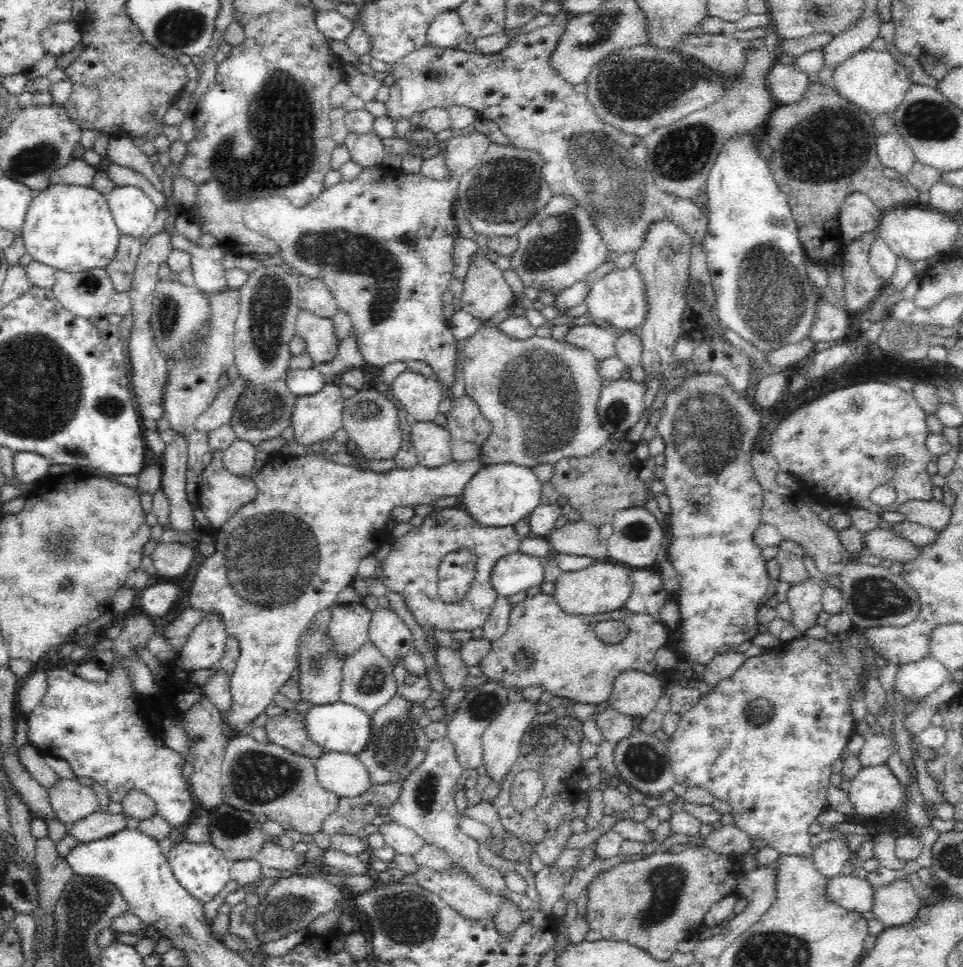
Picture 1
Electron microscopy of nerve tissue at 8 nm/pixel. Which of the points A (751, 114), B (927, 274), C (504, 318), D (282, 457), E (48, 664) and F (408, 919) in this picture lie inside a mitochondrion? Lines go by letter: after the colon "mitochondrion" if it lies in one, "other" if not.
A: other
B: other
C: other
D: other
E: other
F: mitochondrion

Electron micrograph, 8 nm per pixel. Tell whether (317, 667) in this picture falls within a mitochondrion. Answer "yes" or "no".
yes

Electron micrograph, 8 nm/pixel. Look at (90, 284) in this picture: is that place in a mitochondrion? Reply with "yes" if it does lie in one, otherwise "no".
yes

